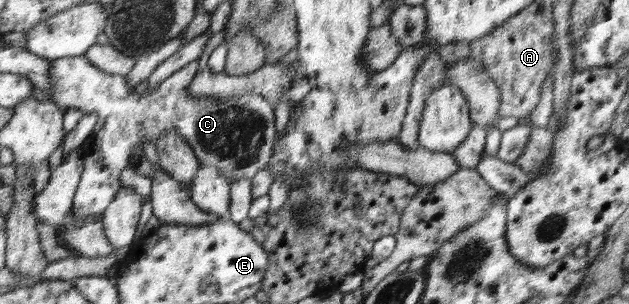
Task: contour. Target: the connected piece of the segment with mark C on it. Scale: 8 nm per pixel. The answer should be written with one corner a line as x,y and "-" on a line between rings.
84,55
83,56
73,56
73,57
60,57
58,60
52,60
50,65
50,78
52,84
50,85
50,91
45,91
49,94
49,101
55,102
61,109
68,110
71,107
75,109
81,110
83,113
86,112
95,112
98,115
98,120
95,126
95,129
91,132
91,135
87,137
84,143
79,147
81,158
83,159
84,168
80,177
81,183
78,185
77,193
74,196
74,203
72,211
74,211
74,215
76,217
99,217
99,220
103,217
103,213
109,207
110,203
114,200
114,198
118,195
118,191
122,187
121,173
125,171
125,169
131,167
131,158
135,156
135,154
139,154
139,152
143,152
143,138
145,141
149,141
149,143
157,143
158,137
165,132
174,131
174,133
182,134
185,141
189,141
189,144
193,146
194,153
197,155
198,161
201,163
201,167
216,167
221,170
223,174
230,178
230,181
239,181
239,179
253,179
253,176
262,169
267,168
270,164
269,157
273,156
273,141
275,141
275,113
273,113
273,107
267,103
267,99
260,95
247,95
237,96
236,98
225,99
225,98
214,98
214,97
202,97
202,98
194,98
190,96
187,92
187,86
194,80
195,73
198,72
198,60
192,61
172,73
166,80
161,81
161,83
157,86
156,89
145,90
142,94
138,94
135,91
131,91
130,85
128,85
128,81
126,80
126,76
121,74
112,74
107,72
106,70
99,69
98,66
93,65

